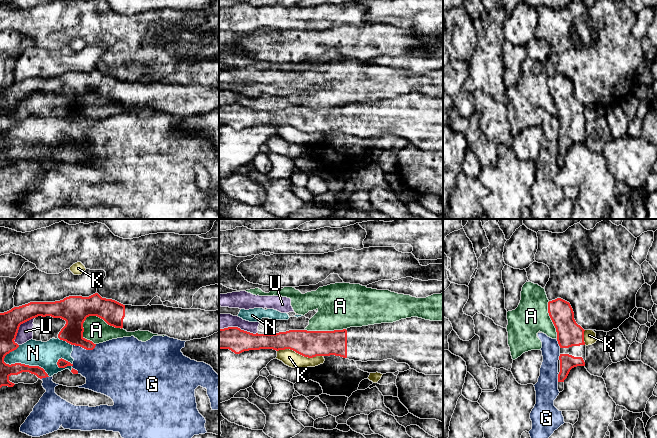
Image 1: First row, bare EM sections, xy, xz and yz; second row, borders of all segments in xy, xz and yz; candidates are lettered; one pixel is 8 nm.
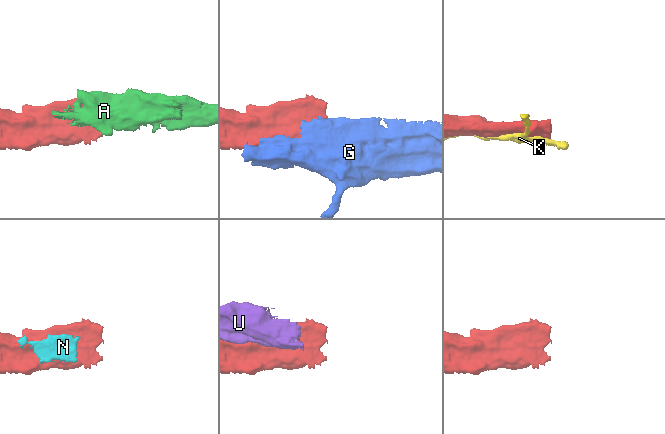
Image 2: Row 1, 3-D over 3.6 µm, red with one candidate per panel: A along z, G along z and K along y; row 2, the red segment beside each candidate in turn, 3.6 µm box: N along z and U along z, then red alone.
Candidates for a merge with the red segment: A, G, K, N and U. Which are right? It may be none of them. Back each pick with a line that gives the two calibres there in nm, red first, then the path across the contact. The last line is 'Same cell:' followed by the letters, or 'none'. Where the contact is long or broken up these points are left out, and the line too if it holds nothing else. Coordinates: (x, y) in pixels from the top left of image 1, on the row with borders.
Same cell: none

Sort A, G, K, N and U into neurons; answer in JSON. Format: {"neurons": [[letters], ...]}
{"neurons": [["A", "U"], ["G", "N"], ["K"]]}

